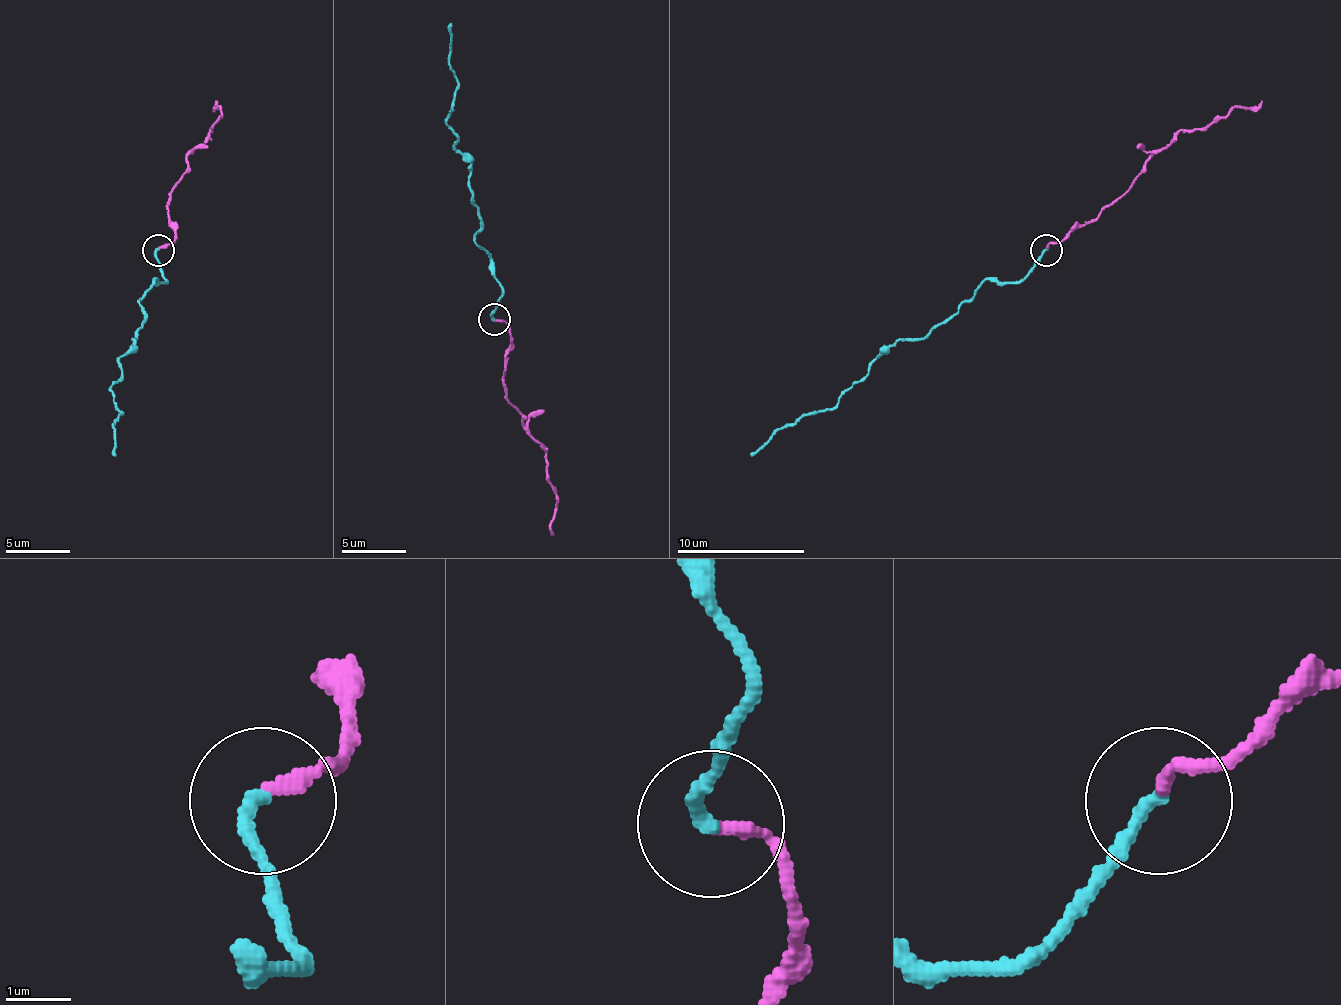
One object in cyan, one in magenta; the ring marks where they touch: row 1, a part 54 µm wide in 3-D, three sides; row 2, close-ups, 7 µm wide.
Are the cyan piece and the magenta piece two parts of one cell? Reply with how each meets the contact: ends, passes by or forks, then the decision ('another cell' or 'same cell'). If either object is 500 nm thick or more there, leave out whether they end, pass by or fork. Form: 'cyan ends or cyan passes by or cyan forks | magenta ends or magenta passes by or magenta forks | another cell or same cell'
cyan ends | magenta ends | same cell

